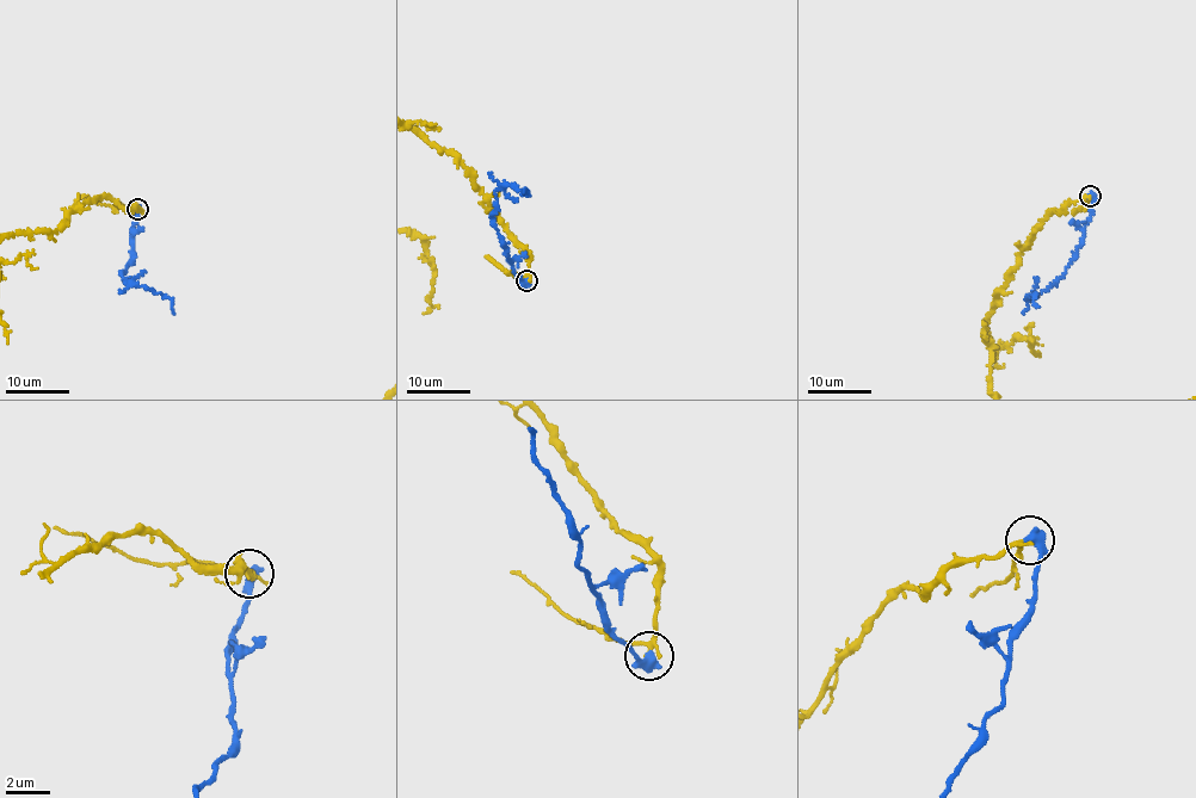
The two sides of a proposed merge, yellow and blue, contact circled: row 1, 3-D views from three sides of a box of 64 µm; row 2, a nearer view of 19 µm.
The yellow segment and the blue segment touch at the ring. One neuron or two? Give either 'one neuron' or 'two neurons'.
one neuron

